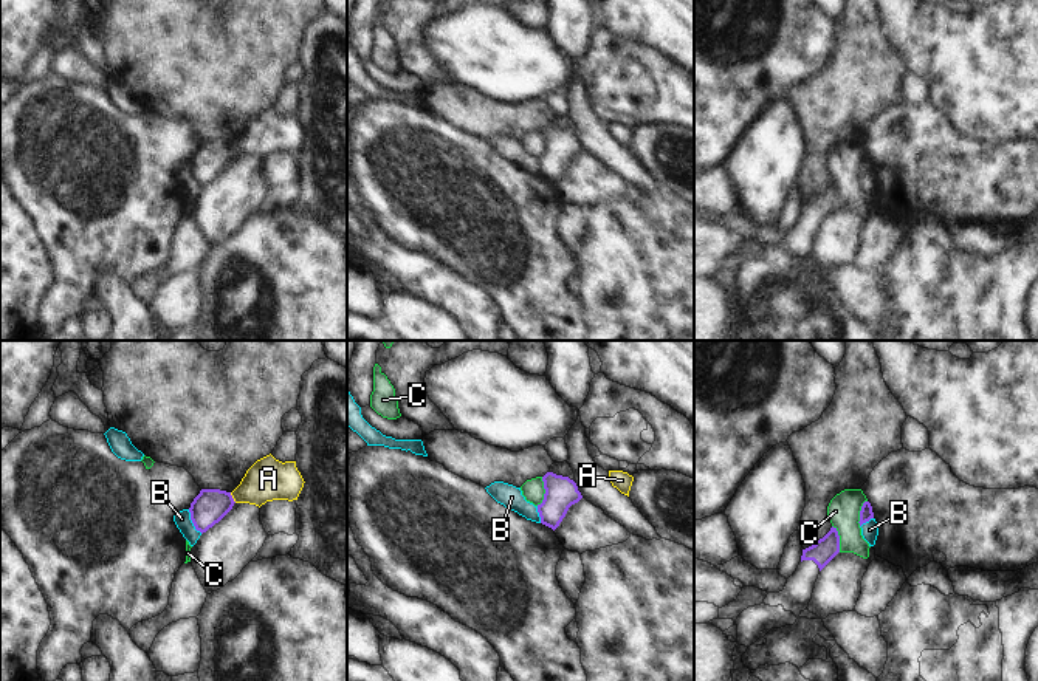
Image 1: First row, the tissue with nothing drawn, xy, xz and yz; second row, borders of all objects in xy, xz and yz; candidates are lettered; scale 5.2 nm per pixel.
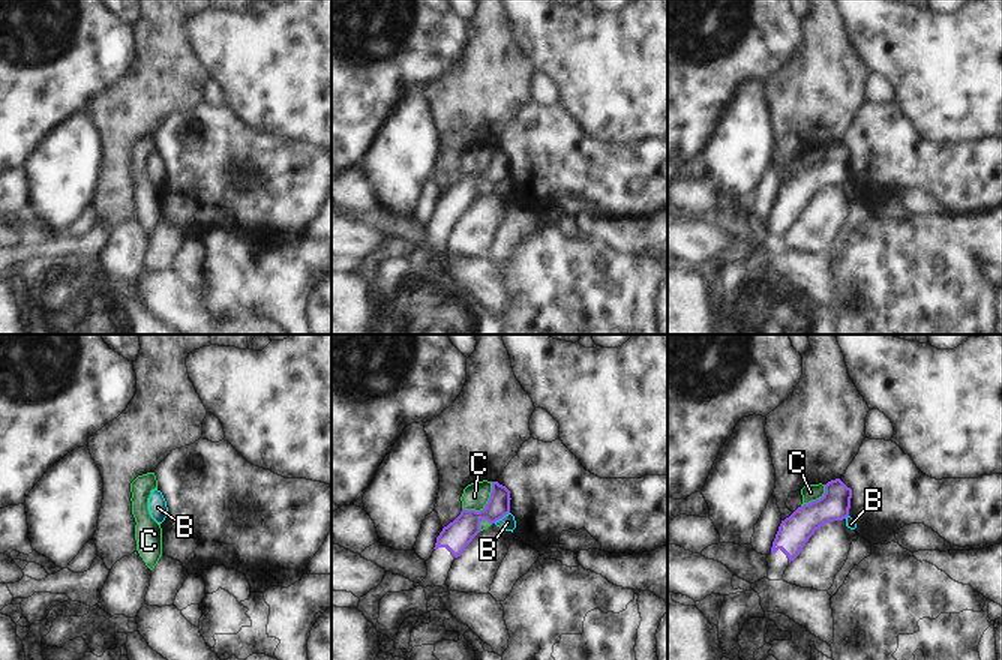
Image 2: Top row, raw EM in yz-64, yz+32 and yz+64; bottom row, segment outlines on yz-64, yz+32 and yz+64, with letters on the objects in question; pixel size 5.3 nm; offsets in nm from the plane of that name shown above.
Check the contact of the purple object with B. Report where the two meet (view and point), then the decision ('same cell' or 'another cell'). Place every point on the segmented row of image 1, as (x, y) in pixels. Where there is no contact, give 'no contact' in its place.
contact xy (192, 522); another cell

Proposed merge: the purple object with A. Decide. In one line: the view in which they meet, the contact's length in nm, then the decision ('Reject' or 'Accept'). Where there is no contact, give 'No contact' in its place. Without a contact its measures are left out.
Touches purple in xy. Shared border 70 nm. Reject.

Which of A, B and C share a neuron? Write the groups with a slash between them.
A / B / C

